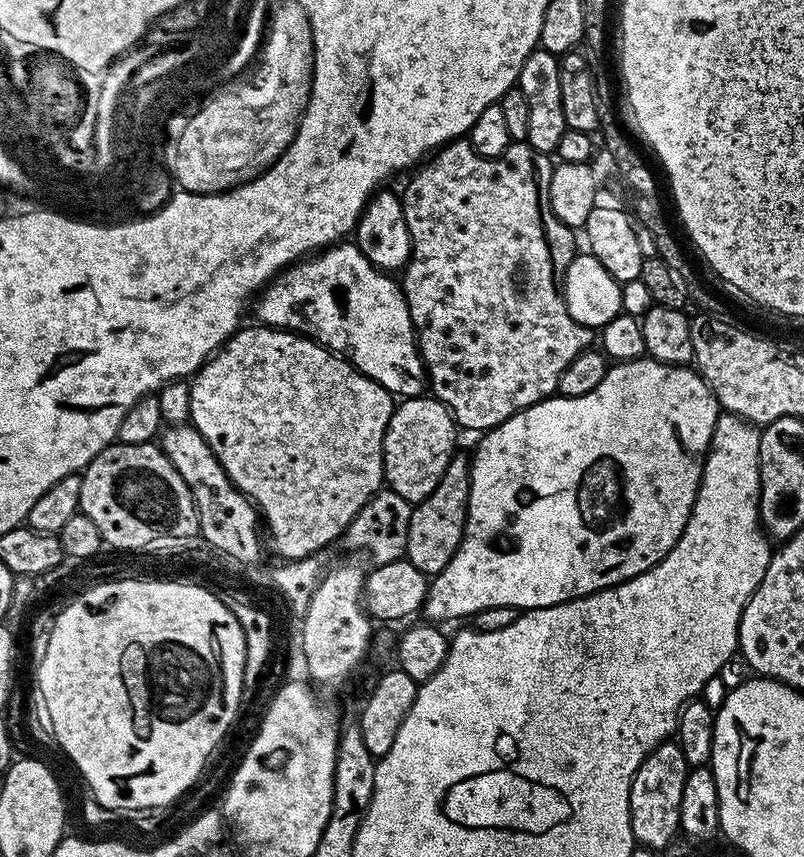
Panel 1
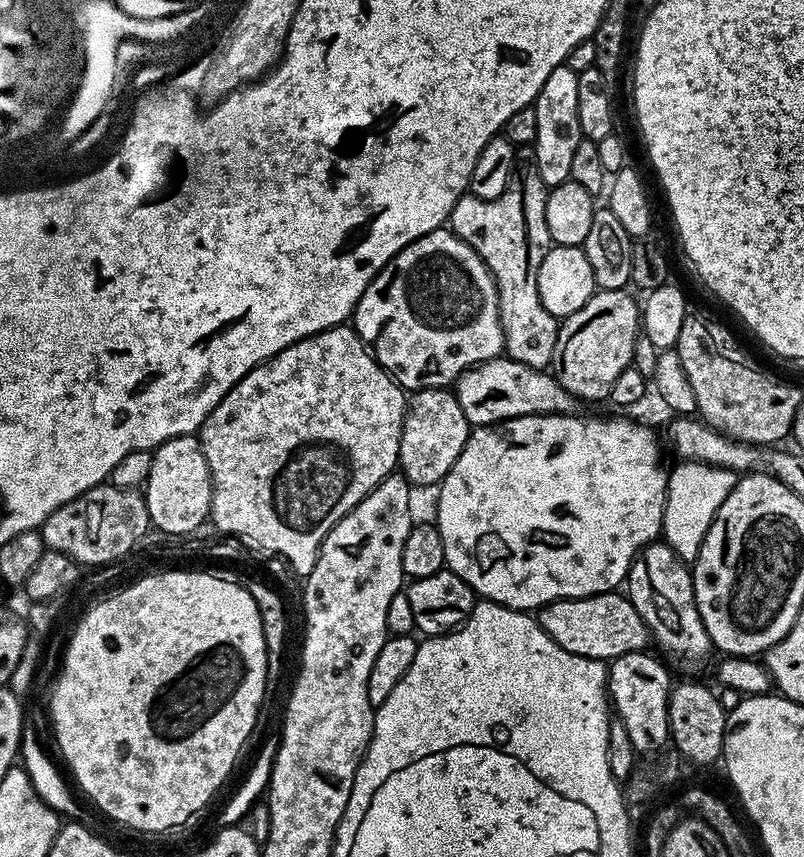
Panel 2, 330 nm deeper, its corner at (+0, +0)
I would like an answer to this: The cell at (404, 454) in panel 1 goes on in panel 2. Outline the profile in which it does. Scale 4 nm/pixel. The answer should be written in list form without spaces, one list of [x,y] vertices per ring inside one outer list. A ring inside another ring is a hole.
[[[423,388],[420,392],[411,393],[404,413],[402,438],[400,439],[399,471],[409,485],[439,485],[449,470],[454,466],[458,454],[462,454],[462,446],[466,446],[470,425],[466,414],[462,414],[462,406],[456,401],[455,395],[448,388]]]

